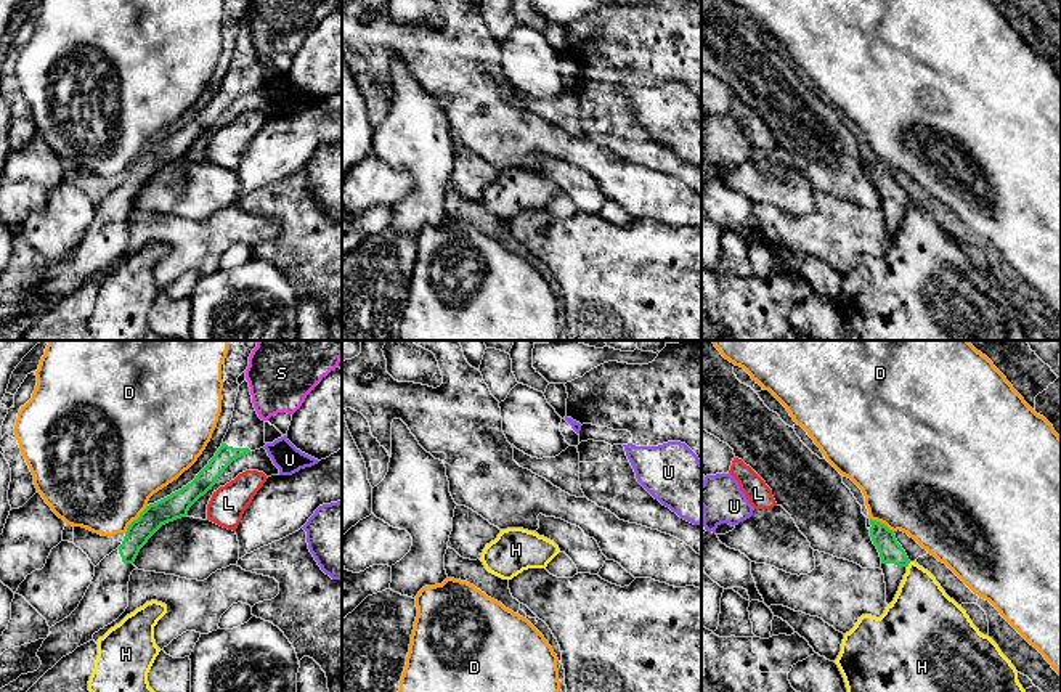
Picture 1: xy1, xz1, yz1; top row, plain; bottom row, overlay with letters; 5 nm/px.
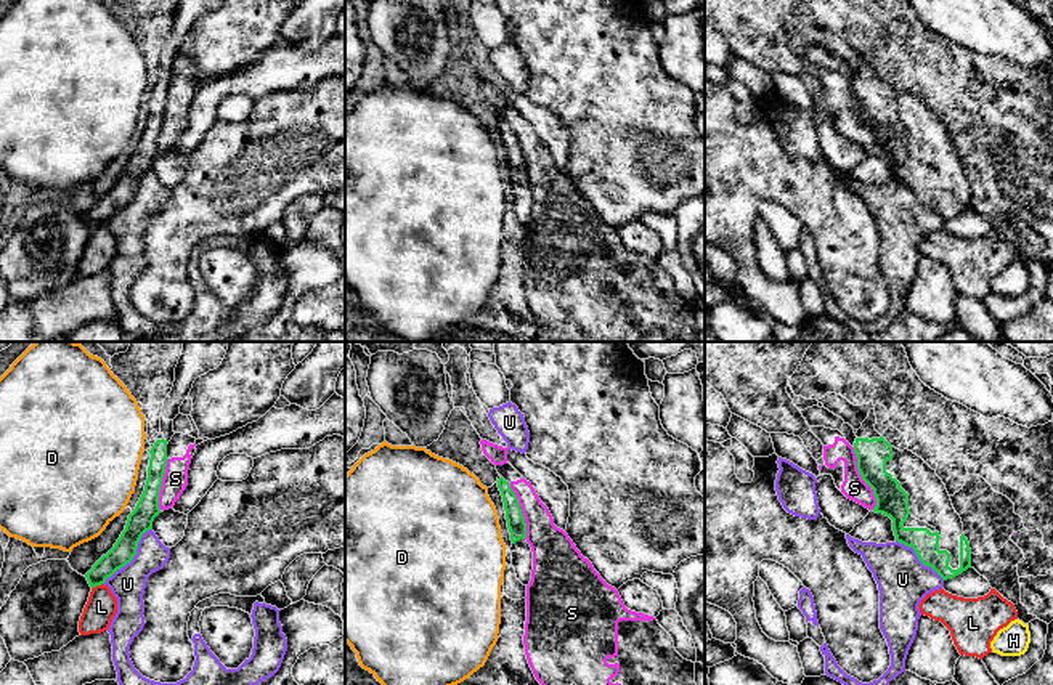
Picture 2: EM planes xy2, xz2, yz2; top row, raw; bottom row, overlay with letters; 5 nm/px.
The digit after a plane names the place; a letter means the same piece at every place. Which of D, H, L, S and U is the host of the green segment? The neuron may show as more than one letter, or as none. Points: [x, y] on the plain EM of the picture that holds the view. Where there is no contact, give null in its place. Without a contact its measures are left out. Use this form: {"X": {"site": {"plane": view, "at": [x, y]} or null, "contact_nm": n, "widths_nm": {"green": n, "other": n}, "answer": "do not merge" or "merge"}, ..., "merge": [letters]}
{"D": {"site": {"plane": "xy1", "at": [137, 159]}, "contact_nm": 180, "widths_nm": {"green": 130, "other": 480}, "answer": "do not merge"}, "H": {"site": {"plane": "yz1", "at": [907, 206]}, "contact_nm": 40, "widths_nm": {"green": 110, "other": 300}, "answer": "do not merge"}, "L": {"site": {"plane": "xy2", "at": [97, 225]}, "contact_nm": 70, "widths_nm": {"green": 120, "other": 160}, "answer": "do not merge"}, "S": {"site": {"plane": "yz2", "at": [862, 119]}, "contact_nm": 320, "widths_nm": {"green": 160, "other": 120}, "answer": "do not merge"}, "U": {"site": {"plane": "xy2", "at": [134, 196]}, "contact_nm": 380, "widths_nm": {"green": 120, "other": 180}, "answer": "do not merge"}, "merge": []}

